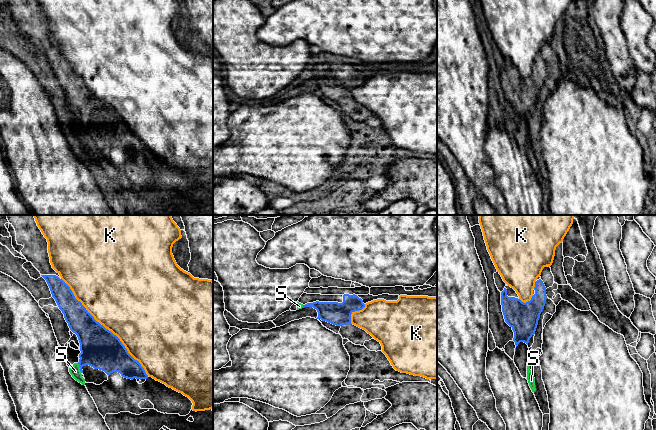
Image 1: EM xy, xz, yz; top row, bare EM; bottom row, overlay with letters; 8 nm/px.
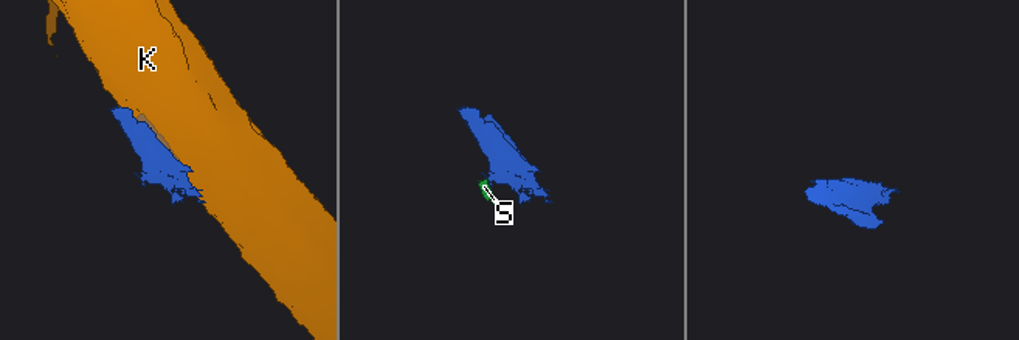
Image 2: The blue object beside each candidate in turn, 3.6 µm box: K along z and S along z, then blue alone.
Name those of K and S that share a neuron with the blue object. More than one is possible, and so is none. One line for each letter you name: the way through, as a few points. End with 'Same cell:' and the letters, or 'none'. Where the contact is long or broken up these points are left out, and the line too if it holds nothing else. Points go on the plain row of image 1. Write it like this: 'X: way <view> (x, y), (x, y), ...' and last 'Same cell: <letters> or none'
S: way xy (101, 125), (92, 129), (80, 144), (75, 147)
Same cell: S

